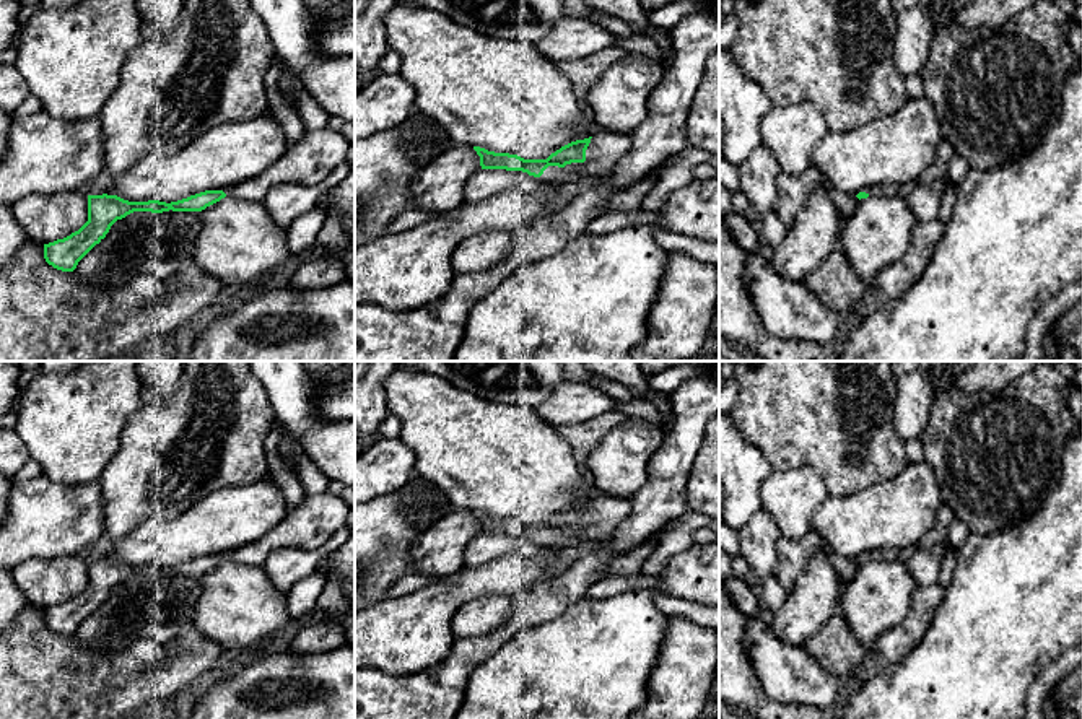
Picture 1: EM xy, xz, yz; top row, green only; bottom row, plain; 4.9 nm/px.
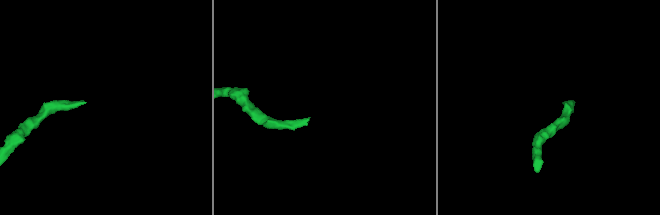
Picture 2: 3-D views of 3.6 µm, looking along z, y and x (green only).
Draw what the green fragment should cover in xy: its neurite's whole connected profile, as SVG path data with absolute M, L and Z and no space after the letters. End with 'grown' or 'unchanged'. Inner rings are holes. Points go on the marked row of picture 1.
M329 127L306 130L301 140L260 172L257 177L234 184L223 190L205 190L177 202L129 202L117 195L88 195L88 221L63 239L44 244L44 259L62 272L73 272L78 262L99 244L111 226L133 211L202 211L226 195L260 202L267 190L280 182L303 185L321 184L340 163L351 146L340 130Z | grown

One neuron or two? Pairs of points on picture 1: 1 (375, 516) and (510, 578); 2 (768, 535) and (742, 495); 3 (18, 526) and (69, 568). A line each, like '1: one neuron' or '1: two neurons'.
1: two neurons
2: two neurons
3: two neurons

